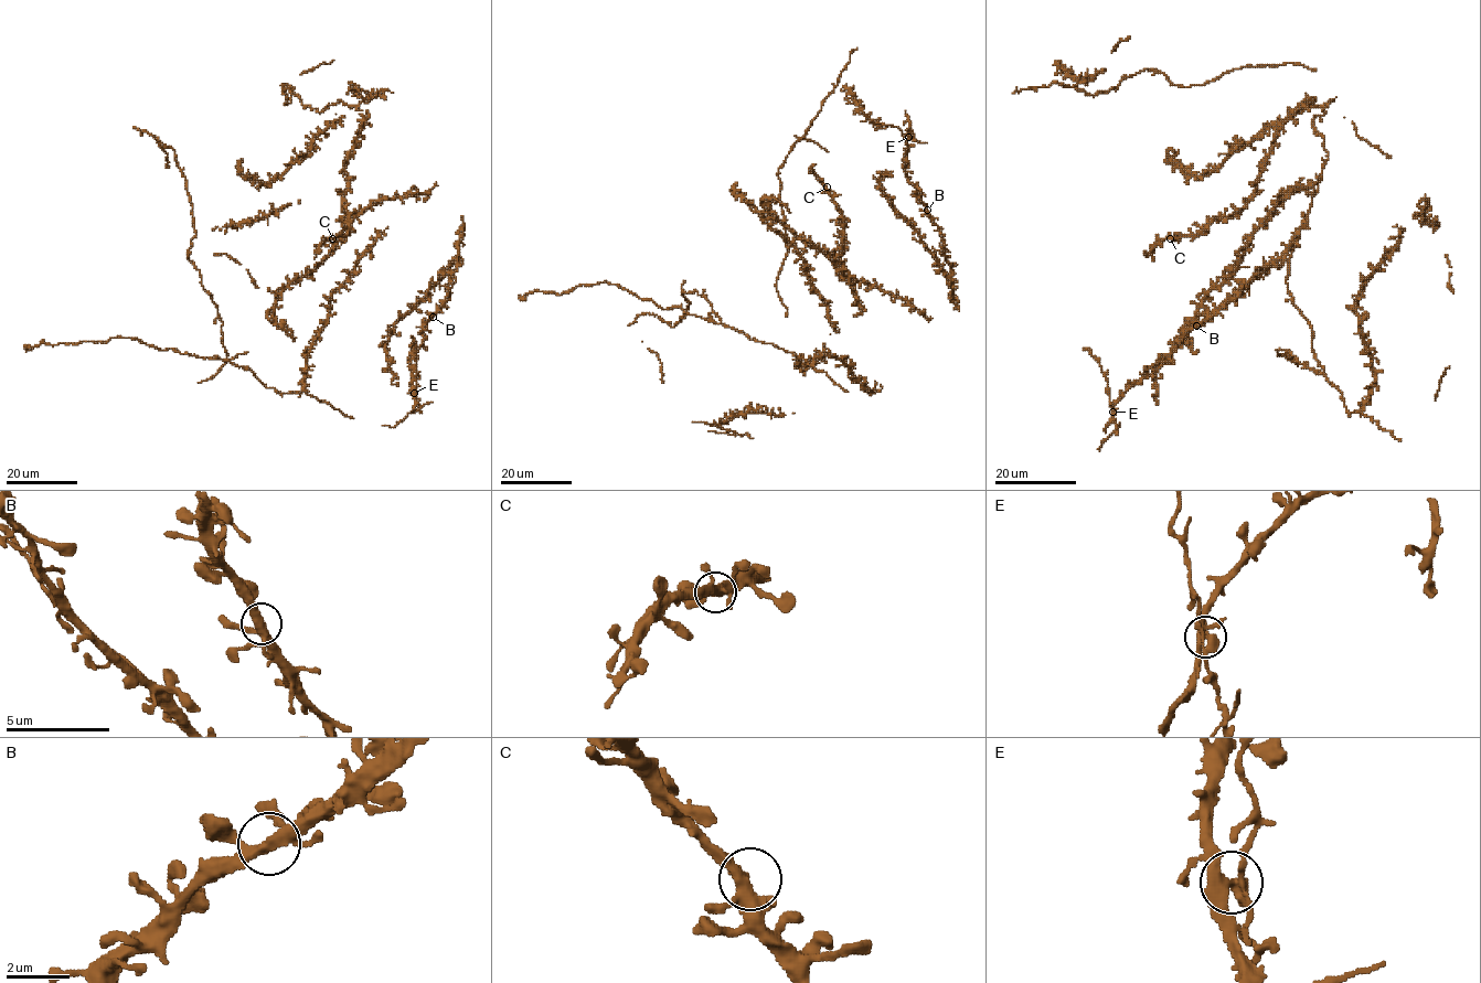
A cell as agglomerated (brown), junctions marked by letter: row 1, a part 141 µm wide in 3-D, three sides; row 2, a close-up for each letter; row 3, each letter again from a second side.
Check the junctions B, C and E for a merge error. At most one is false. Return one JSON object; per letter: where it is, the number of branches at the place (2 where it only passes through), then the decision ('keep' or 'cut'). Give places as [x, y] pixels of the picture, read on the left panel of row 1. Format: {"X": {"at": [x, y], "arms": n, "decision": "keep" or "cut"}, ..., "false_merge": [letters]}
{"B": {"at": [433, 317], "arms": 5, "decision": "keep"}, "C": {"at": [332, 238], "arms": 5, "decision": "keep"}, "E": {"at": [414, 393], "arms": 5, "decision": "cut"}, "false_merge": ["E"]}

